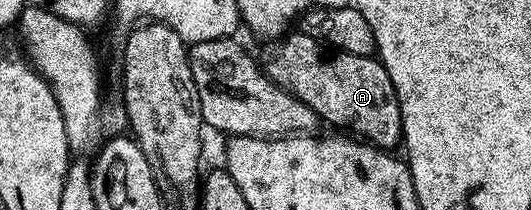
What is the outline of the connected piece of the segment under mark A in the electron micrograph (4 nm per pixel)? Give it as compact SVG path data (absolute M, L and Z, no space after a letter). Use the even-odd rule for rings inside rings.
M300 32L288 33L272 46L275 47L272 48L271 55L267 58L267 66L265 62L267 77L277 83L282 90L290 91L299 101L309 104L309 108L313 108L313 112L319 115L324 123L332 122L335 126L344 126L347 129L344 131L388 152L394 151L396 149L394 146L403 142L403 121L397 92L393 88L393 80L389 80L389 72L378 57L366 58L331 52L328 58L323 58L324 47L318 38L310 38L307 34Z

